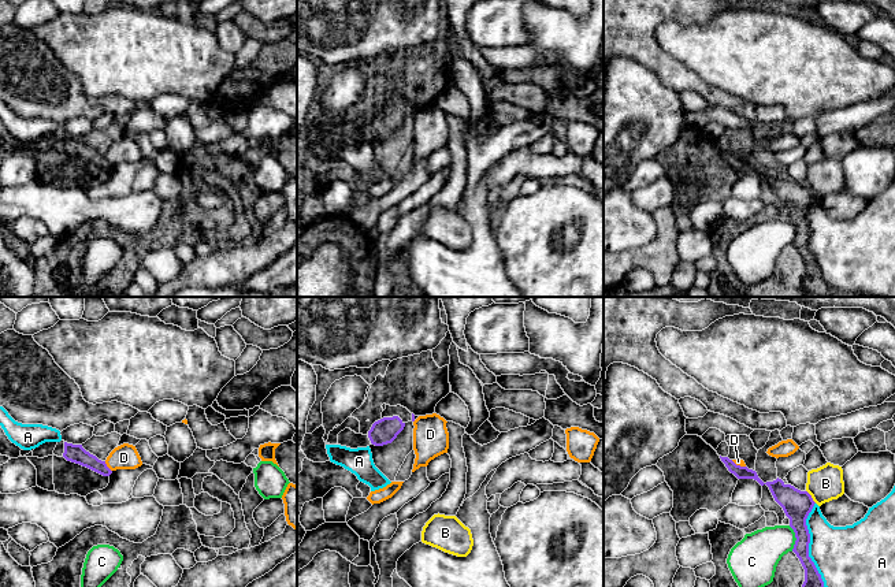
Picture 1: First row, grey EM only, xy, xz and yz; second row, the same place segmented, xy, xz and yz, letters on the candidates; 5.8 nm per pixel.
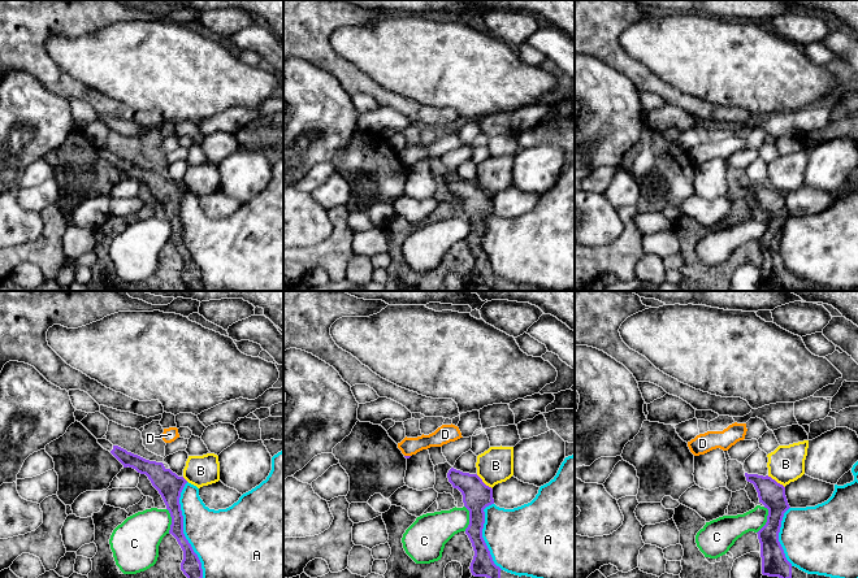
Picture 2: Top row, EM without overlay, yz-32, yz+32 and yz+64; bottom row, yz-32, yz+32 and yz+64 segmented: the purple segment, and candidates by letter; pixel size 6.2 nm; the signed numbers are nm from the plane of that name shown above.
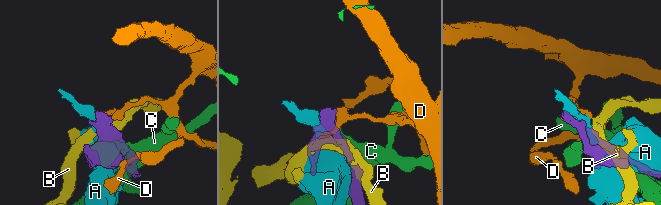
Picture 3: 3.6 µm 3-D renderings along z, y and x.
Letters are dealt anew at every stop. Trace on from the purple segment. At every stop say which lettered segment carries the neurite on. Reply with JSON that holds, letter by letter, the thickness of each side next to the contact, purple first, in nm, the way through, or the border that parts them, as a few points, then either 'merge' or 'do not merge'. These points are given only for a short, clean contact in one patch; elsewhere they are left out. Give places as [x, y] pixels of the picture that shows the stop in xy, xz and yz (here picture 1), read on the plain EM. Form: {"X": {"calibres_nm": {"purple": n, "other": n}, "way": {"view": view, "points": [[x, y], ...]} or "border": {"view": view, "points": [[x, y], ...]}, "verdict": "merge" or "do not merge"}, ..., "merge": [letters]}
{"A": {"calibres_nm": {"purple": 160, "other": 380}, "verdict": "do not merge"}, "B": {"calibres_nm": {"purple": 170, "other": 200}, "verdict": "do not merge"}, "C": {"calibres_nm": {"purple": 170, "other": 260}, "verdict": "do not merge"}, "D": {"calibres_nm": {"purple": 110, "other": 140}, "border": {"view": "xy", "points": [[104, 155], [111, 164]]}, "verdict": "do not merge"}, "merge": []}

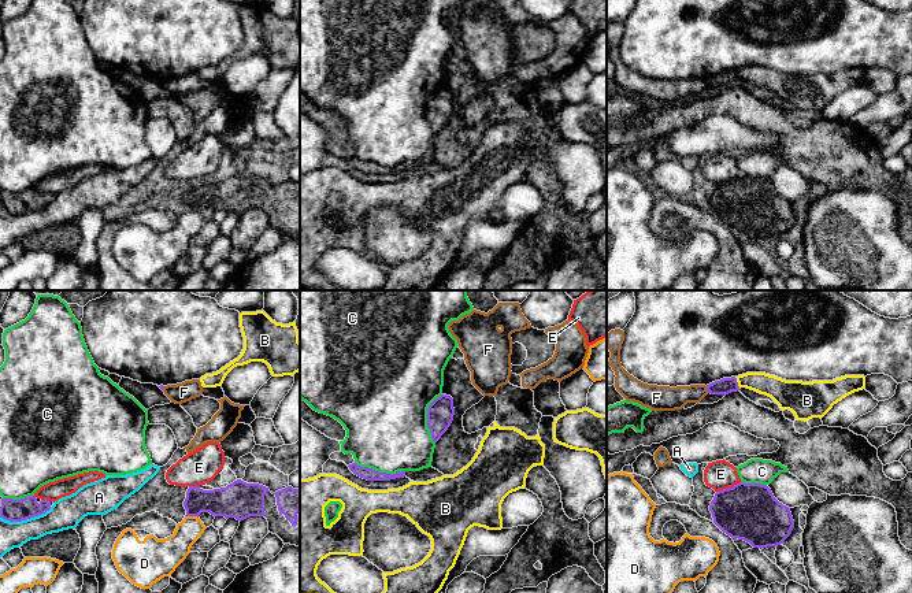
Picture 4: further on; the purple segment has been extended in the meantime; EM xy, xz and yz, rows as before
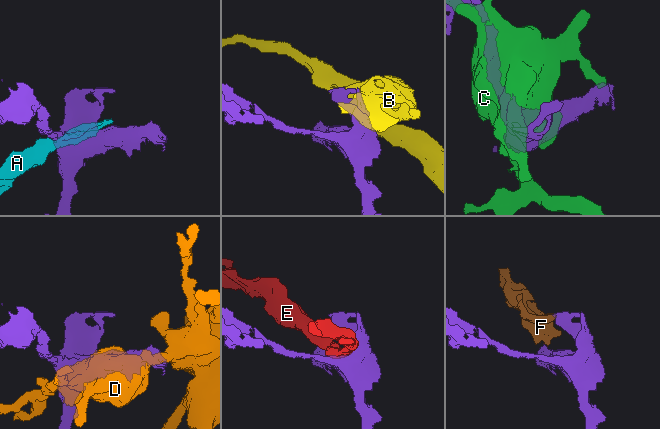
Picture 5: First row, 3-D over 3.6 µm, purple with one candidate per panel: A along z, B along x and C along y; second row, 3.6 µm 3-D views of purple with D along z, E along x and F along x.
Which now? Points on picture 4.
{"A": {"calibres_nm": {"purple": 130, "other": 180}, "verdict": "do not merge"}, "B": {"calibres_nm": {"purple": 90, "other": 140}, "verdict": "do not merge"}, "C": {"calibres_nm": {"purple": 160, "other": 500}, "verdict": "do not merge"}, "D": {"calibres_nm": {"purple": 190, "other": 170}, "border": {"view": "xy", "points": [[185, 208], [195, 208], [197, 211]]}, "verdict": "do not merge"}, "E": {"calibres_nm": {"purple": 340, "other": 170}, "verdict": "do not merge"}, "F": {"calibres_nm": {"purple": 90, "other": 140}, "border": {"view": "yz", "points": [[705, 80], [708, 85]]}, "verdict": "do not merge"}, "merge": []}

